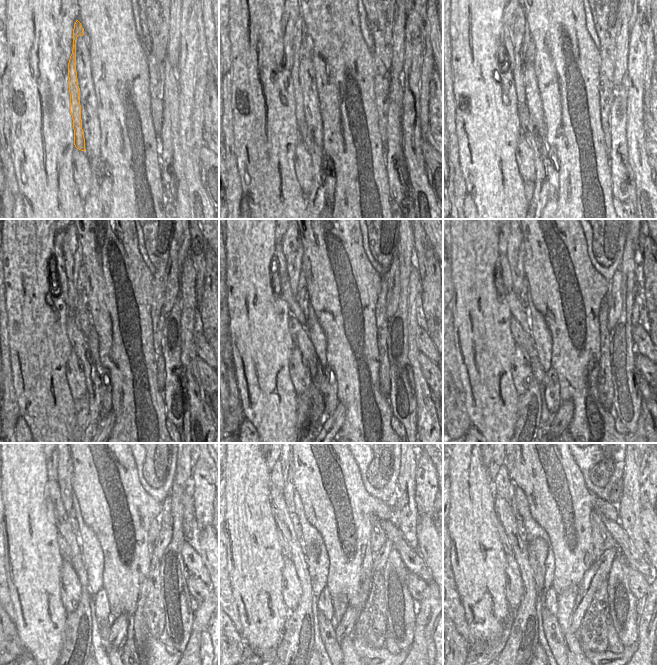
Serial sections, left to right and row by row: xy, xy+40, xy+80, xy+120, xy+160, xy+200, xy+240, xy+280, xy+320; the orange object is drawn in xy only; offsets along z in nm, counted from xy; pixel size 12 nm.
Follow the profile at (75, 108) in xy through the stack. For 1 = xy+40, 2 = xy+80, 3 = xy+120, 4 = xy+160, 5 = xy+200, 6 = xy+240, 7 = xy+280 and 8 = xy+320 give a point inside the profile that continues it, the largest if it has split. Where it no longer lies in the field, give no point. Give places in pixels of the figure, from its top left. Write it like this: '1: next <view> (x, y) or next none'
1: next xy+40 (299, 41)
2: next xy+80 (521, 35)
3: next xy+120 (71, 248)
4: next xy+160 (291, 243)
5: next xy+200 (514, 248)
6: next xy+240 (65, 466)
7: next xy+280 (288, 490)
8: next xy+320 (508, 463)

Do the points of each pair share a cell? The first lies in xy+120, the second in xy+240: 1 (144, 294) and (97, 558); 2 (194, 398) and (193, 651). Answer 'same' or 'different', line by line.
1: different
2: different

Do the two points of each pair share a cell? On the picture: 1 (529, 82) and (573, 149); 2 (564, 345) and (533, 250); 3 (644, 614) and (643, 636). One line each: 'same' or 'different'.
1: different
2: same
3: same

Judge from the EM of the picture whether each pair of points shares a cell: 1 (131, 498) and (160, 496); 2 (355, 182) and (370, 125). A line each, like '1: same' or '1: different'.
1: different
2: same

